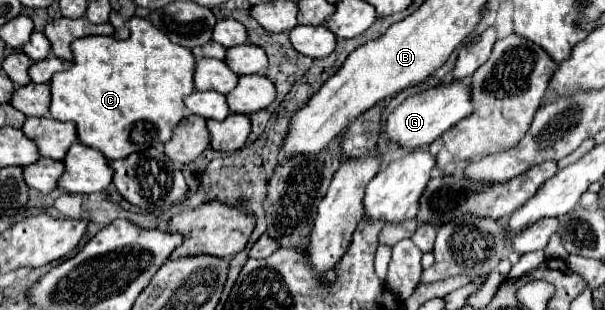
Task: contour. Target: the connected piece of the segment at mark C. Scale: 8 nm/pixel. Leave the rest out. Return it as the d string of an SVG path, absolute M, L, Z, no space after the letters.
M131 17L127 21L127 27L131 31L129 39L125 41L117 41L113 37L81 37L81 39L75 39L71 43L71 51L73 51L73 65L71 69L67 71L61 71L61 73L55 73L49 81L49 87L51 87L51 107L49 107L49 113L53 119L57 121L73 121L77 125L77 135L79 135L79 141L87 147L93 147L93 149L99 149L107 159L115 157L127 157L135 151L143 151L143 149L149 149L149 147L159 147L171 137L171 131L173 127L185 117L185 105L183 105L183 97L187 97L189 93L193 93L193 67L195 67L195 57L191 55L189 49L181 47L181 45L175 45L169 41L169 37L159 31L155 25L151 25L147 19L141 19L141 17Z

